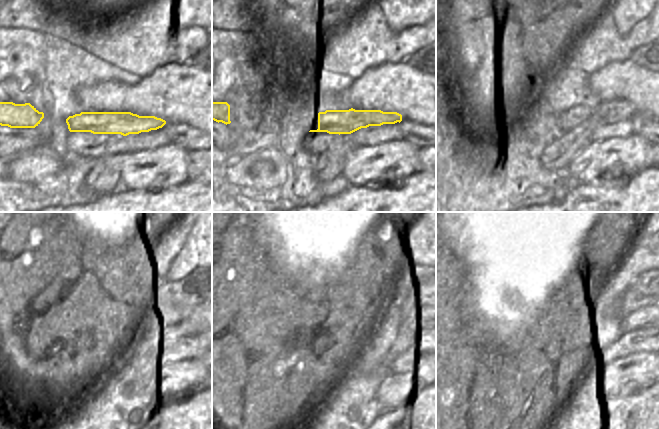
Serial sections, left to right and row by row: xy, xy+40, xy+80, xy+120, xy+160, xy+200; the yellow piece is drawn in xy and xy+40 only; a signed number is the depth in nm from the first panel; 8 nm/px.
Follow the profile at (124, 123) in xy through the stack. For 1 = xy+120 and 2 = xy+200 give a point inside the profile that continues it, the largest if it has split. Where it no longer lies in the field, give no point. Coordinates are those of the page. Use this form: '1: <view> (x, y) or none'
1: xy+120 (172, 328)
2: xy+200 (639, 319)

